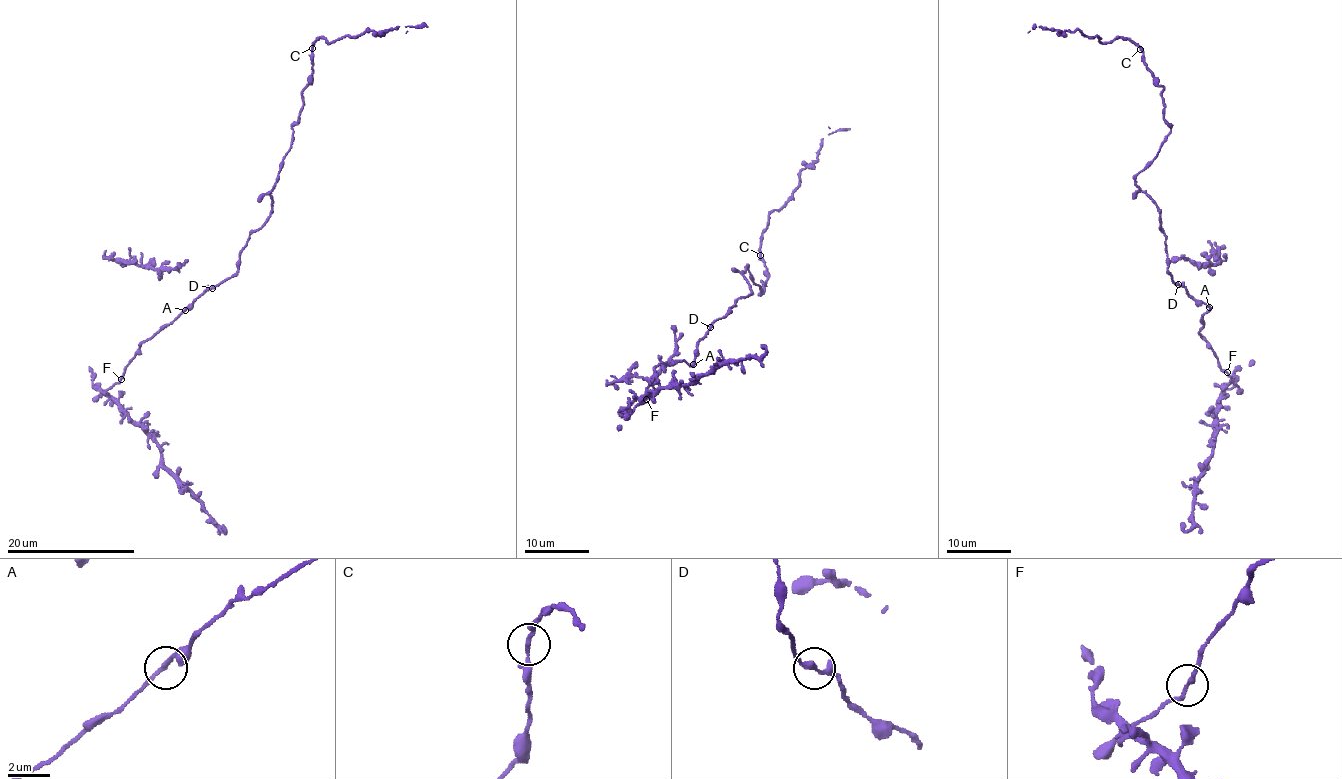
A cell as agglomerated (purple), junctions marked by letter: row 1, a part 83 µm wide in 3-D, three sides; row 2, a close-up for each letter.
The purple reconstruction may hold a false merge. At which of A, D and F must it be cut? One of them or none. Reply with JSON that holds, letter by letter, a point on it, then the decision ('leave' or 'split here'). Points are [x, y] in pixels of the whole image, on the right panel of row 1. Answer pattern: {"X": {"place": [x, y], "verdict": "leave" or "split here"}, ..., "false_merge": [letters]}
{"A": {"place": [1209, 307], "verdict": "leave"}, "D": {"place": [1178, 284], "verdict": "leave"}, "F": {"place": [1227, 372], "verdict": "leave"}, "false_merge": []}

